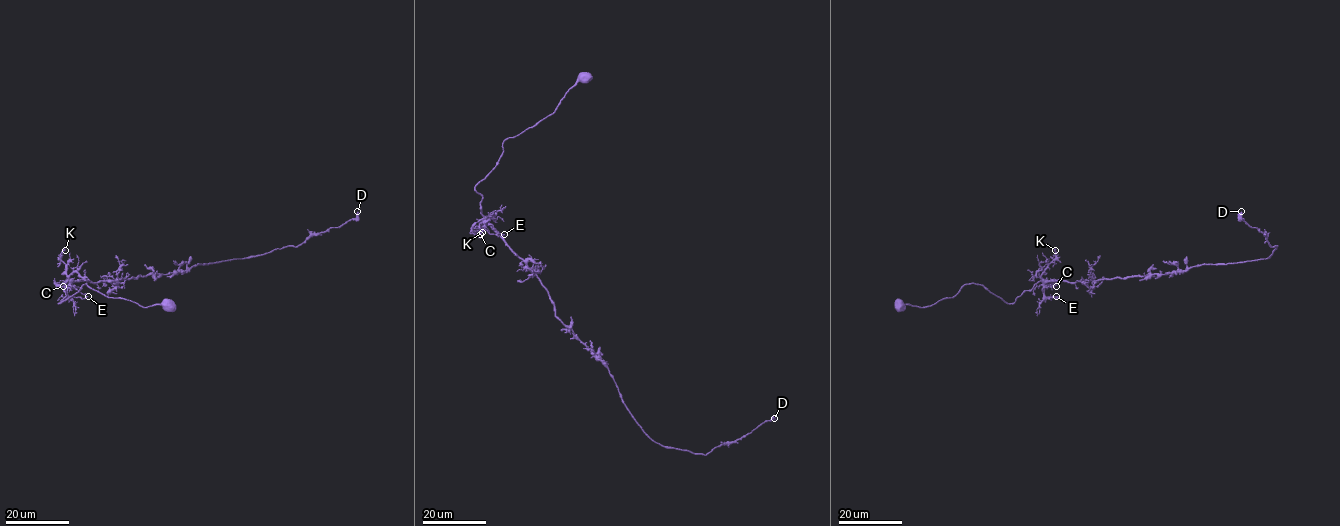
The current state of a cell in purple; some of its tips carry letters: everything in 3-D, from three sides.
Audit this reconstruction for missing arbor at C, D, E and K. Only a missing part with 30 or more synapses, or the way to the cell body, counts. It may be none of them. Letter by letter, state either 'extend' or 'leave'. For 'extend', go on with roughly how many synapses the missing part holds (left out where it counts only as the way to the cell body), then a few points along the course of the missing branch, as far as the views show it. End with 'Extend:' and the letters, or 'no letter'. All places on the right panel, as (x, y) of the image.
C: leave
D: leave
E: leave
K: leave
Extend: no letter

